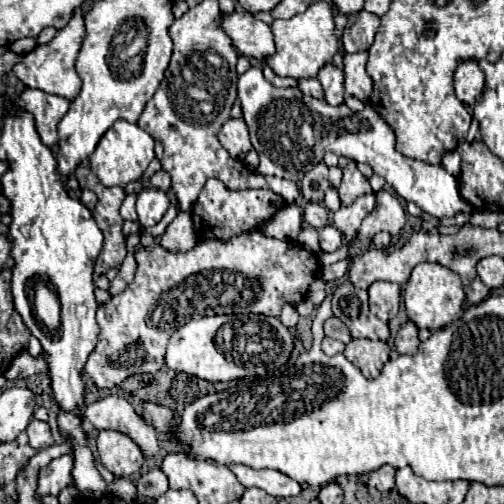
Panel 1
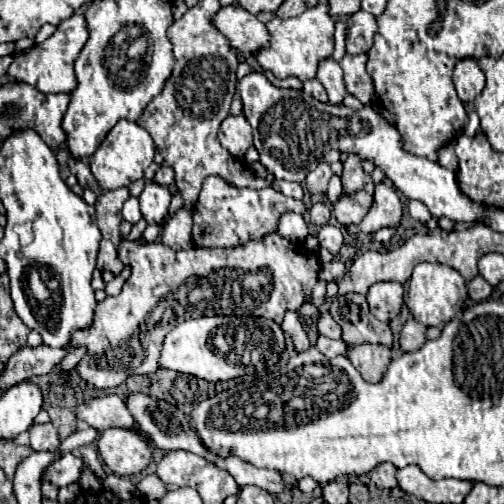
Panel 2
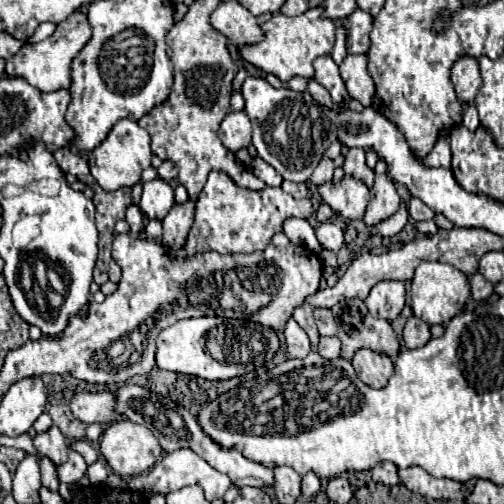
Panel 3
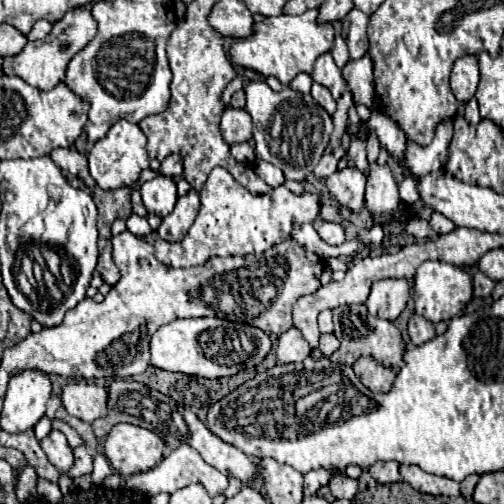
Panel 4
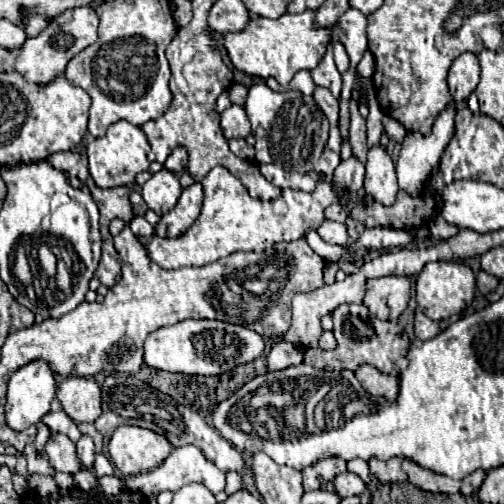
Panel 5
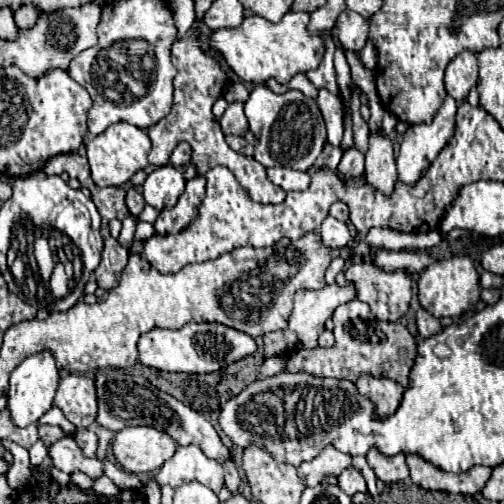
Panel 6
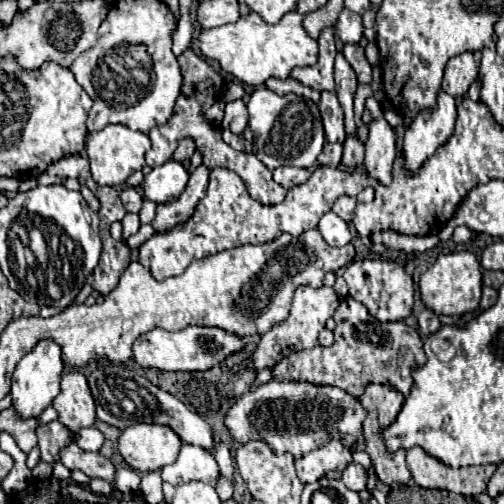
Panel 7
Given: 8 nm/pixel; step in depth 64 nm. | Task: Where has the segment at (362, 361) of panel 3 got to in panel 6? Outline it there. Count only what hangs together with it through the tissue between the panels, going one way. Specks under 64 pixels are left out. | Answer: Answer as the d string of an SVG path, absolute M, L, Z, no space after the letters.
M360 374L356 380L356 386L360 388L360 394L370 398L376 404L376 414L378 416L388 416L392 414L402 400L404 388L390 378L376 378L370 374Z

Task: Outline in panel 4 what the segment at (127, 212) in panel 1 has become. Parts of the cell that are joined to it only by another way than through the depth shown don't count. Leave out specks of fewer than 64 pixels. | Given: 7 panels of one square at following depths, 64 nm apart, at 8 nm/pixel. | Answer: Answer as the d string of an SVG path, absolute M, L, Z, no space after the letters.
M130 214L130 218L126 220L126 224L128 224L128 230L130 230L134 236L144 238L144 236L150 236L150 234L152 234L152 230L150 230L150 226L148 226L148 220L142 218L142 216L138 216L138 214Z

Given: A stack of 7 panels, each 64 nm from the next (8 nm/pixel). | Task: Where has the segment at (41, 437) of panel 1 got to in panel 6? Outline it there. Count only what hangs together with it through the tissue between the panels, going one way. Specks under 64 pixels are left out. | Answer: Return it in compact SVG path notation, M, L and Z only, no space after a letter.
M64 436L48 446L48 456L54 468L62 472L84 472L90 478L102 476L102 462L98 458L84 458L76 440L72 436Z

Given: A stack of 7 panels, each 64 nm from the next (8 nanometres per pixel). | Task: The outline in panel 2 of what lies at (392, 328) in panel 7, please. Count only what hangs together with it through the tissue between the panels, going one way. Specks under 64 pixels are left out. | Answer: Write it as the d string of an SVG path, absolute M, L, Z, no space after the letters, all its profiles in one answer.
M346 294L338 296L332 302L330 308L332 318L342 326L344 342L348 346L352 344L364 344L364 342L378 342L384 346L392 346L392 332L386 322L376 320L366 304L366 298L362 294Z

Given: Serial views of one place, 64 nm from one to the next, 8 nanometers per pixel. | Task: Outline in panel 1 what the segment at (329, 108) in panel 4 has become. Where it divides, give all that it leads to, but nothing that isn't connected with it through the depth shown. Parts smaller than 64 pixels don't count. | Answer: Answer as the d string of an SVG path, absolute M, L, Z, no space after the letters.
M306 78L306 80L298 80L298 88L300 88L304 94L310 94L312 98L322 98L322 96L324 96L322 86L320 86L318 78Z

